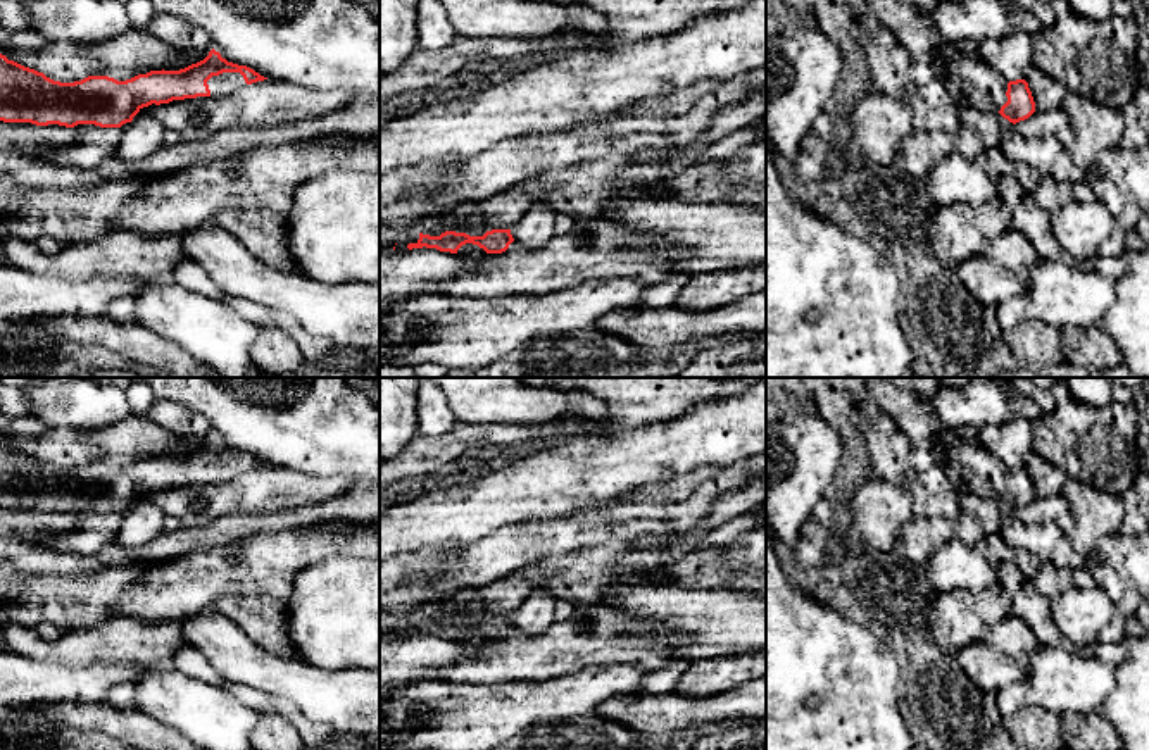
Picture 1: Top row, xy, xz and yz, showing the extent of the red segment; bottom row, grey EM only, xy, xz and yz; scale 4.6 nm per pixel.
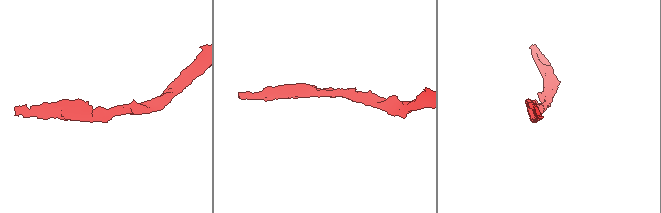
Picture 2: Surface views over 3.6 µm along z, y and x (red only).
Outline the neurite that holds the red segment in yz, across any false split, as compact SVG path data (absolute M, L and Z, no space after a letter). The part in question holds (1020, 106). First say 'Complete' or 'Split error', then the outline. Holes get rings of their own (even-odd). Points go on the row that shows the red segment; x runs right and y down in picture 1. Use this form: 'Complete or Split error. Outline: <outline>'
Complete. Outline: M1025 79L1009 81L1006 97L1008 102L1001 107L999 114L1009 122L1016 124L1035 112L1035 102Z

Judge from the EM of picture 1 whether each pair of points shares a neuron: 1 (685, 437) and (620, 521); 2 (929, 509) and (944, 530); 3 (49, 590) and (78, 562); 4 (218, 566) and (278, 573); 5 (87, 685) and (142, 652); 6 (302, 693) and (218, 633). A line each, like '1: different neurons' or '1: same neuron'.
1: different neurons
2: different neurons
3: different neurons
4: same neuron
5: different neurons
6: same neuron

